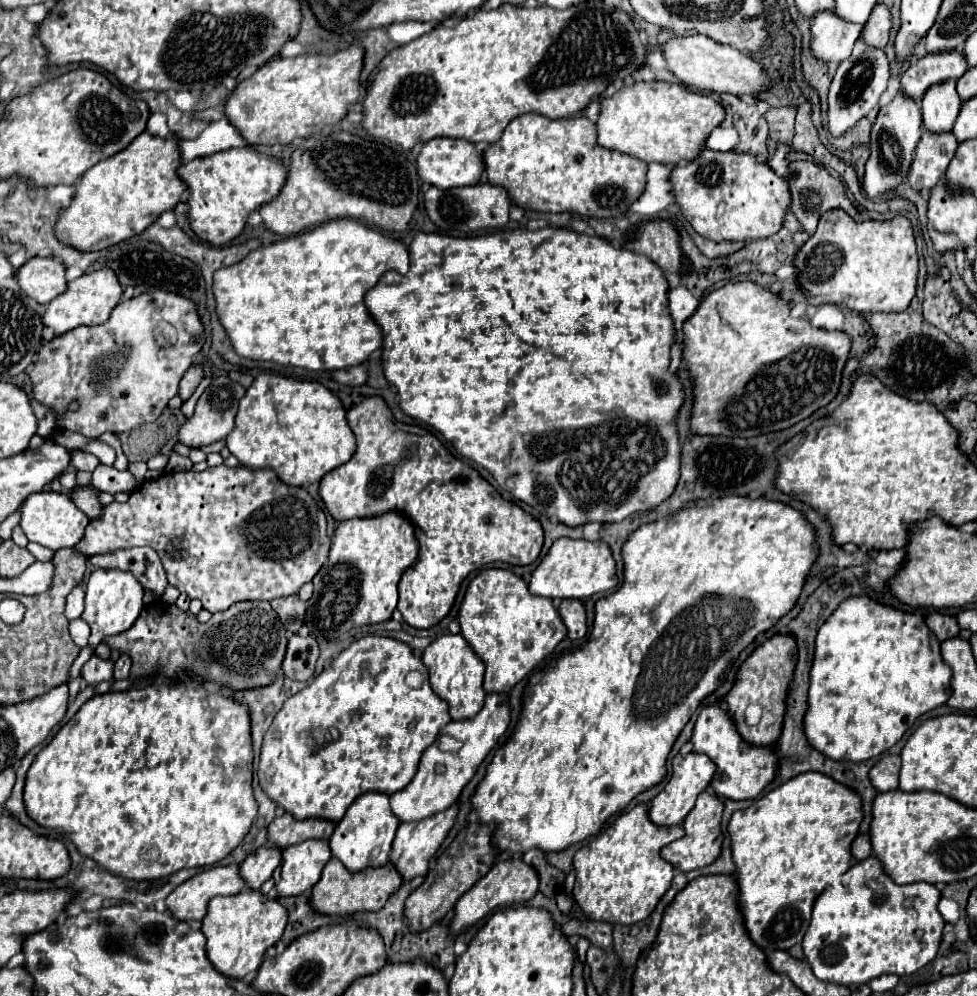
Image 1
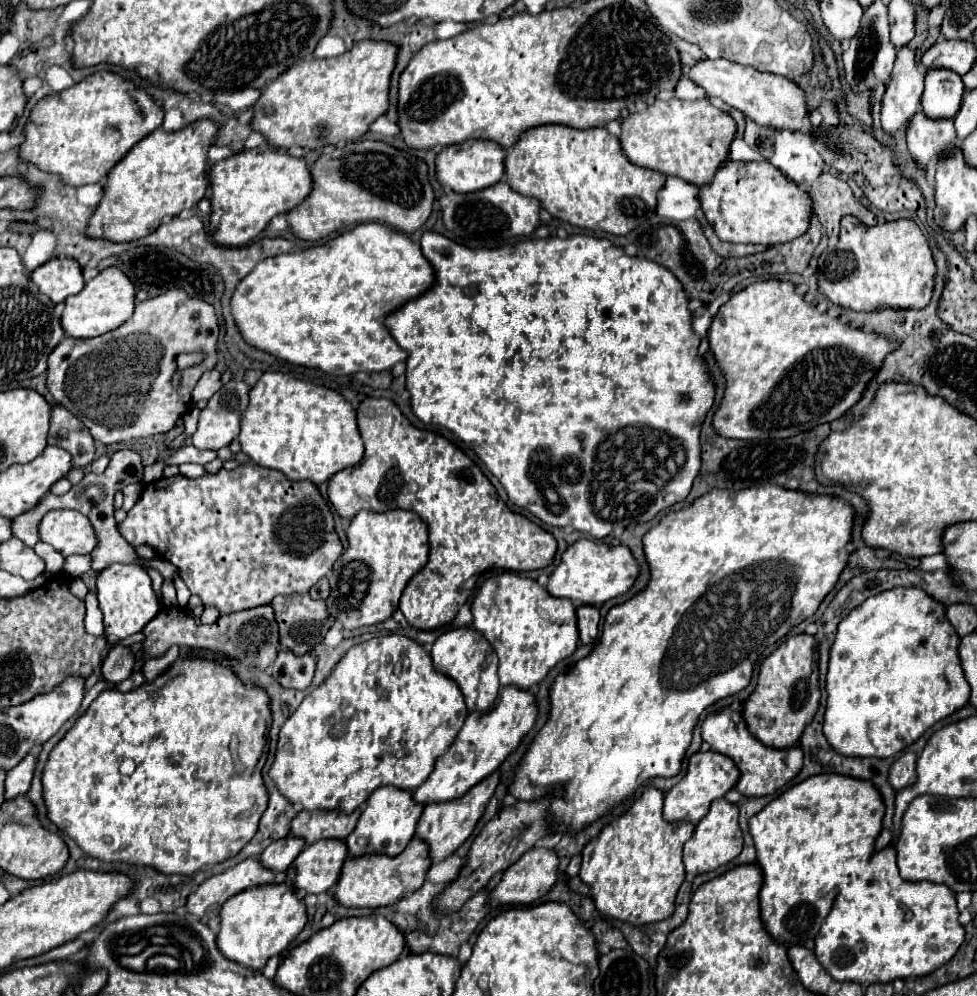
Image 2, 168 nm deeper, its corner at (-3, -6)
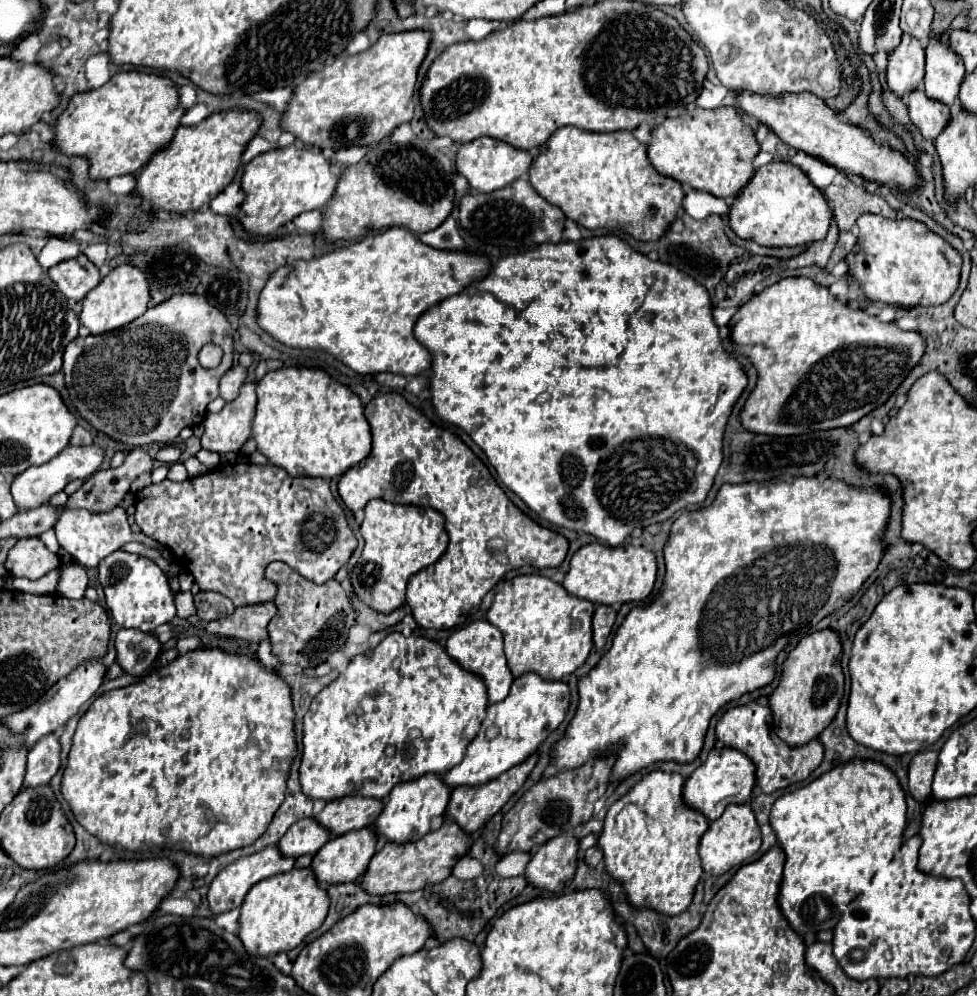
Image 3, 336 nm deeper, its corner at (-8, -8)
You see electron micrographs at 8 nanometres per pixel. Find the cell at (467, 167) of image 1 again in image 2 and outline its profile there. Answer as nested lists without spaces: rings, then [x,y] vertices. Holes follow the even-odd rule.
[[[467,140],[463,144],[447,146],[437,156],[437,180],[447,190],[455,192],[475,192],[491,184],[497,184],[505,174],[505,150],[491,140]]]

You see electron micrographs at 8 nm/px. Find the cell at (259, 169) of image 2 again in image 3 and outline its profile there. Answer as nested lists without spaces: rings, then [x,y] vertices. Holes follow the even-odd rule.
[[[286,146],[262,152],[244,168],[242,192],[246,198],[236,220],[254,236],[270,236],[302,212],[322,208],[332,198],[336,182],[338,176],[330,172],[330,162],[318,150]]]

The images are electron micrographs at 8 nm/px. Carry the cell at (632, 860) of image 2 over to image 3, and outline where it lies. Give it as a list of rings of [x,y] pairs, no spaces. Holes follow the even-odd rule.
[[[650,772],[626,796],[610,806],[604,820],[604,830],[600,832],[596,844],[604,854],[606,872],[622,884],[628,904],[634,908],[648,908],[664,916],[678,916],[690,906],[694,888],[702,876],[698,842],[708,830],[708,820],[696,810],[682,804],[682,786],[684,778],[680,774]]]

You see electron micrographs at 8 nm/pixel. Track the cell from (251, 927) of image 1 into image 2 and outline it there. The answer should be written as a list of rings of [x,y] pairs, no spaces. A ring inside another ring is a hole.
[[[261,884],[247,888],[241,894],[229,898],[221,908],[221,930],[217,934],[217,946],[233,962],[261,970],[267,960],[281,954],[307,924],[307,908],[303,898],[293,892],[293,886],[281,884]]]

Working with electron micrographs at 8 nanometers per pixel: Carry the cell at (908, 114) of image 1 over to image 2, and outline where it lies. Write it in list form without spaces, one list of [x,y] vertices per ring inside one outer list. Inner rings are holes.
[[[903,46],[897,52],[895,68],[881,100],[881,124],[887,134],[895,136],[899,130],[907,128],[911,116],[921,106],[921,94],[923,72],[917,66],[915,50]]]

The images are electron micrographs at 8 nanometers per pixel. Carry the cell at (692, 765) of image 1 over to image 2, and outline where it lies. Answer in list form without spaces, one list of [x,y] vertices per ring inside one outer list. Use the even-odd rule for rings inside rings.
[[[707,750],[707,752],[697,752],[691,756],[689,760],[689,768],[687,774],[681,778],[679,784],[675,784],[667,794],[665,794],[665,806],[663,806],[663,816],[669,822],[675,820],[687,820],[697,824],[707,812],[709,806],[715,798],[723,798],[739,780],[739,770],[737,766],[731,762],[731,758],[727,758],[725,754]]]

